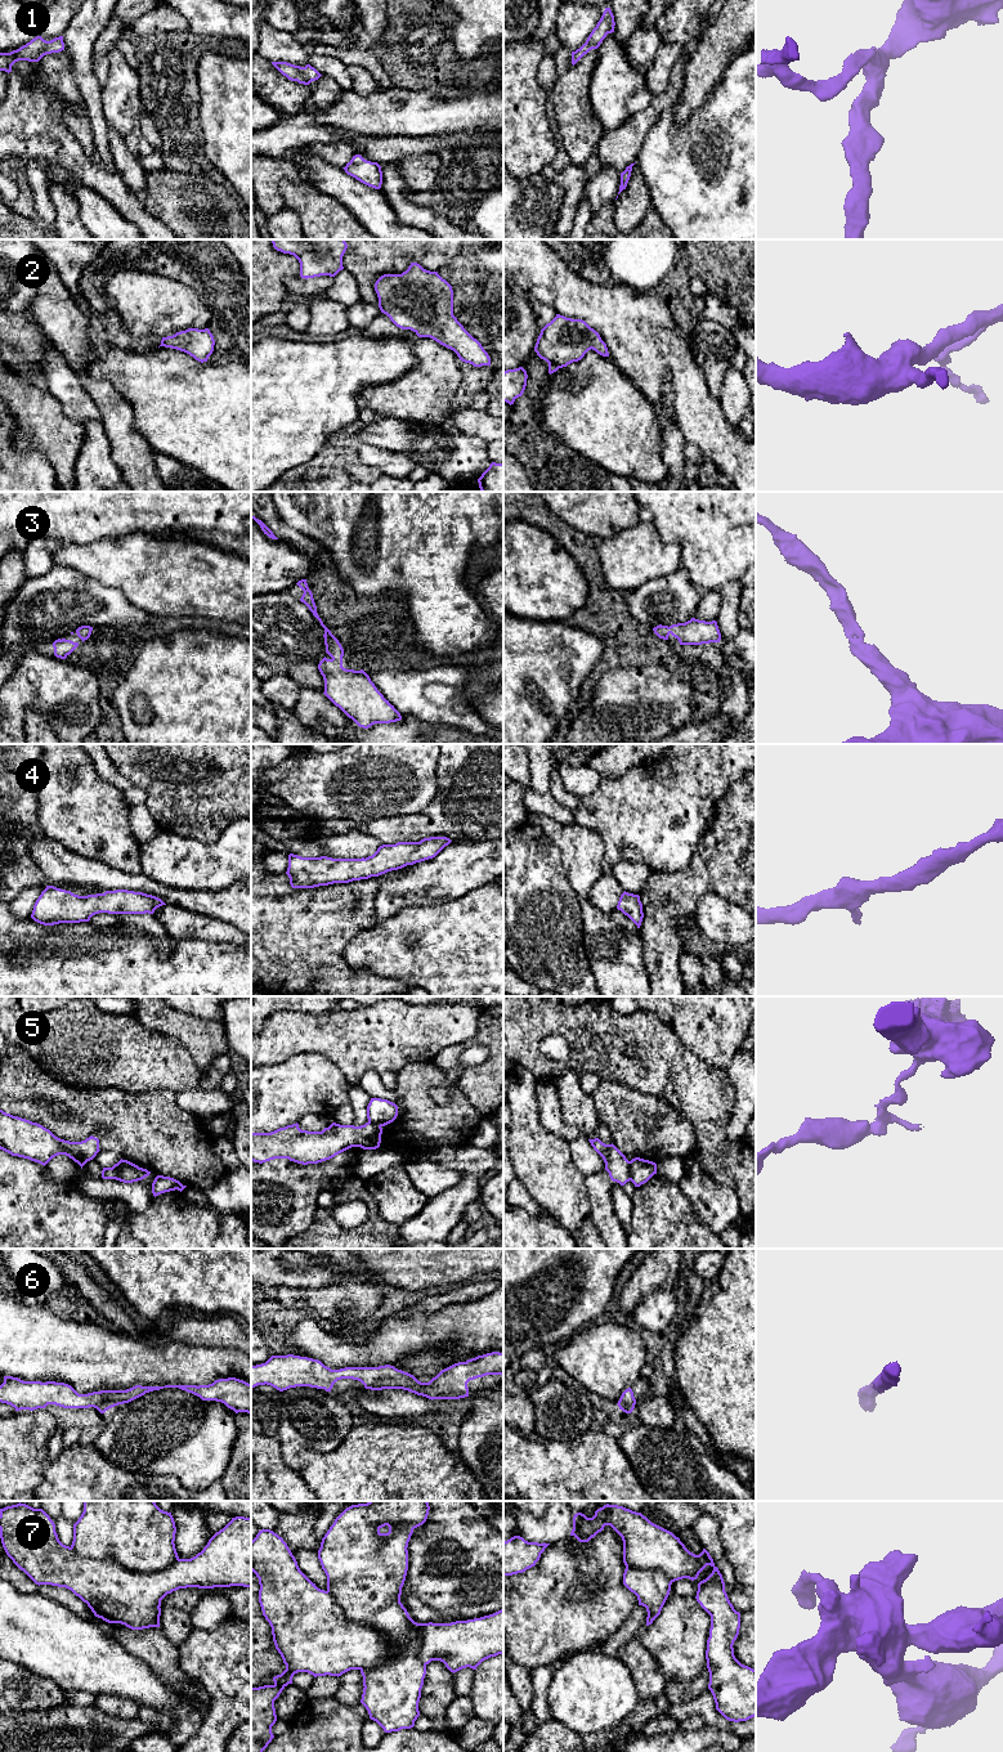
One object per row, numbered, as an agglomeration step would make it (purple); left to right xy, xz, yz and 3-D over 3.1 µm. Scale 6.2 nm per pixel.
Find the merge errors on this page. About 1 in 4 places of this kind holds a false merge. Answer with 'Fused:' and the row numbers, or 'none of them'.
Fused: 5, 7

